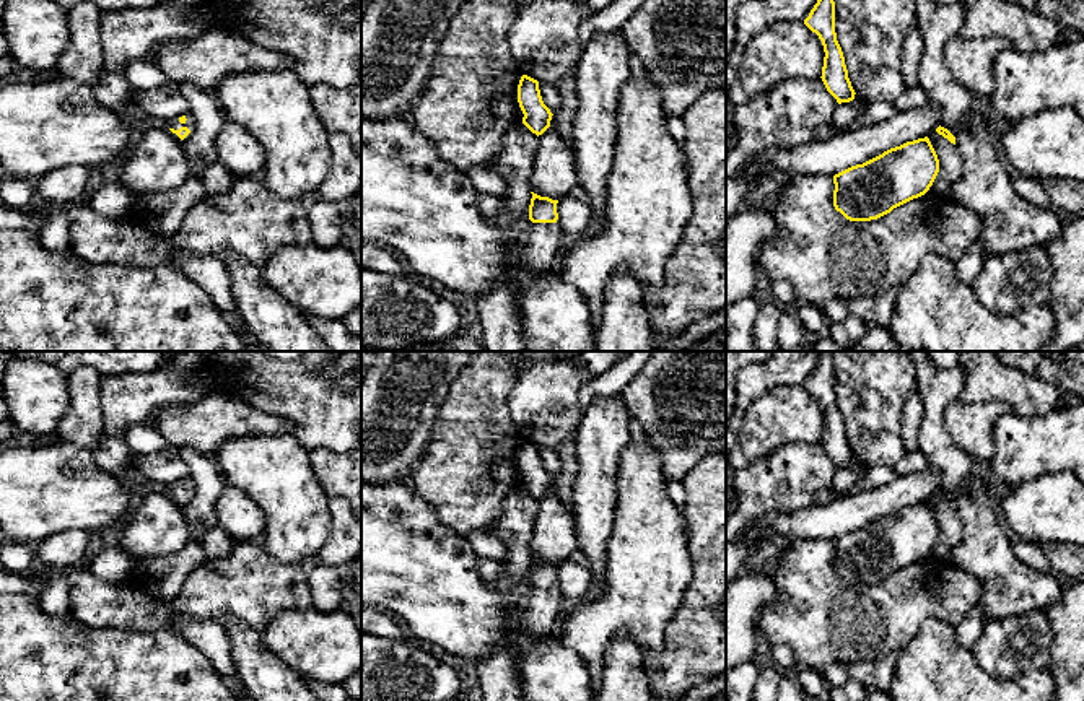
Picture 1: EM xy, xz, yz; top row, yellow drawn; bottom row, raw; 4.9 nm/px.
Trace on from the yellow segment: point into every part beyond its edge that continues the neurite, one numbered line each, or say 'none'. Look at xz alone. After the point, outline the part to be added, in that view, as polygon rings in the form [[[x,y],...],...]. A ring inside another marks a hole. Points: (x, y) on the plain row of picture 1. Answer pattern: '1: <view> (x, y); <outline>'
1: xz (497, 672); [[[532,587],[527,607],[500,646],[474,664],[482,701],[521,701],[518,675],[519,649],[524,639],[540,642],[557,634],[562,592],[558,587]]]

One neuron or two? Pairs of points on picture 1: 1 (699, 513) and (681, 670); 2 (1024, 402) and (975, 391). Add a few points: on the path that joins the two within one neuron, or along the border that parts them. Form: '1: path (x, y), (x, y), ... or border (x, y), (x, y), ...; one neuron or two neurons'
1: path (707, 552), (707, 600), (700, 607), (700, 631); one neuron
2: path (1013, 391), (987, 391); one neuron

